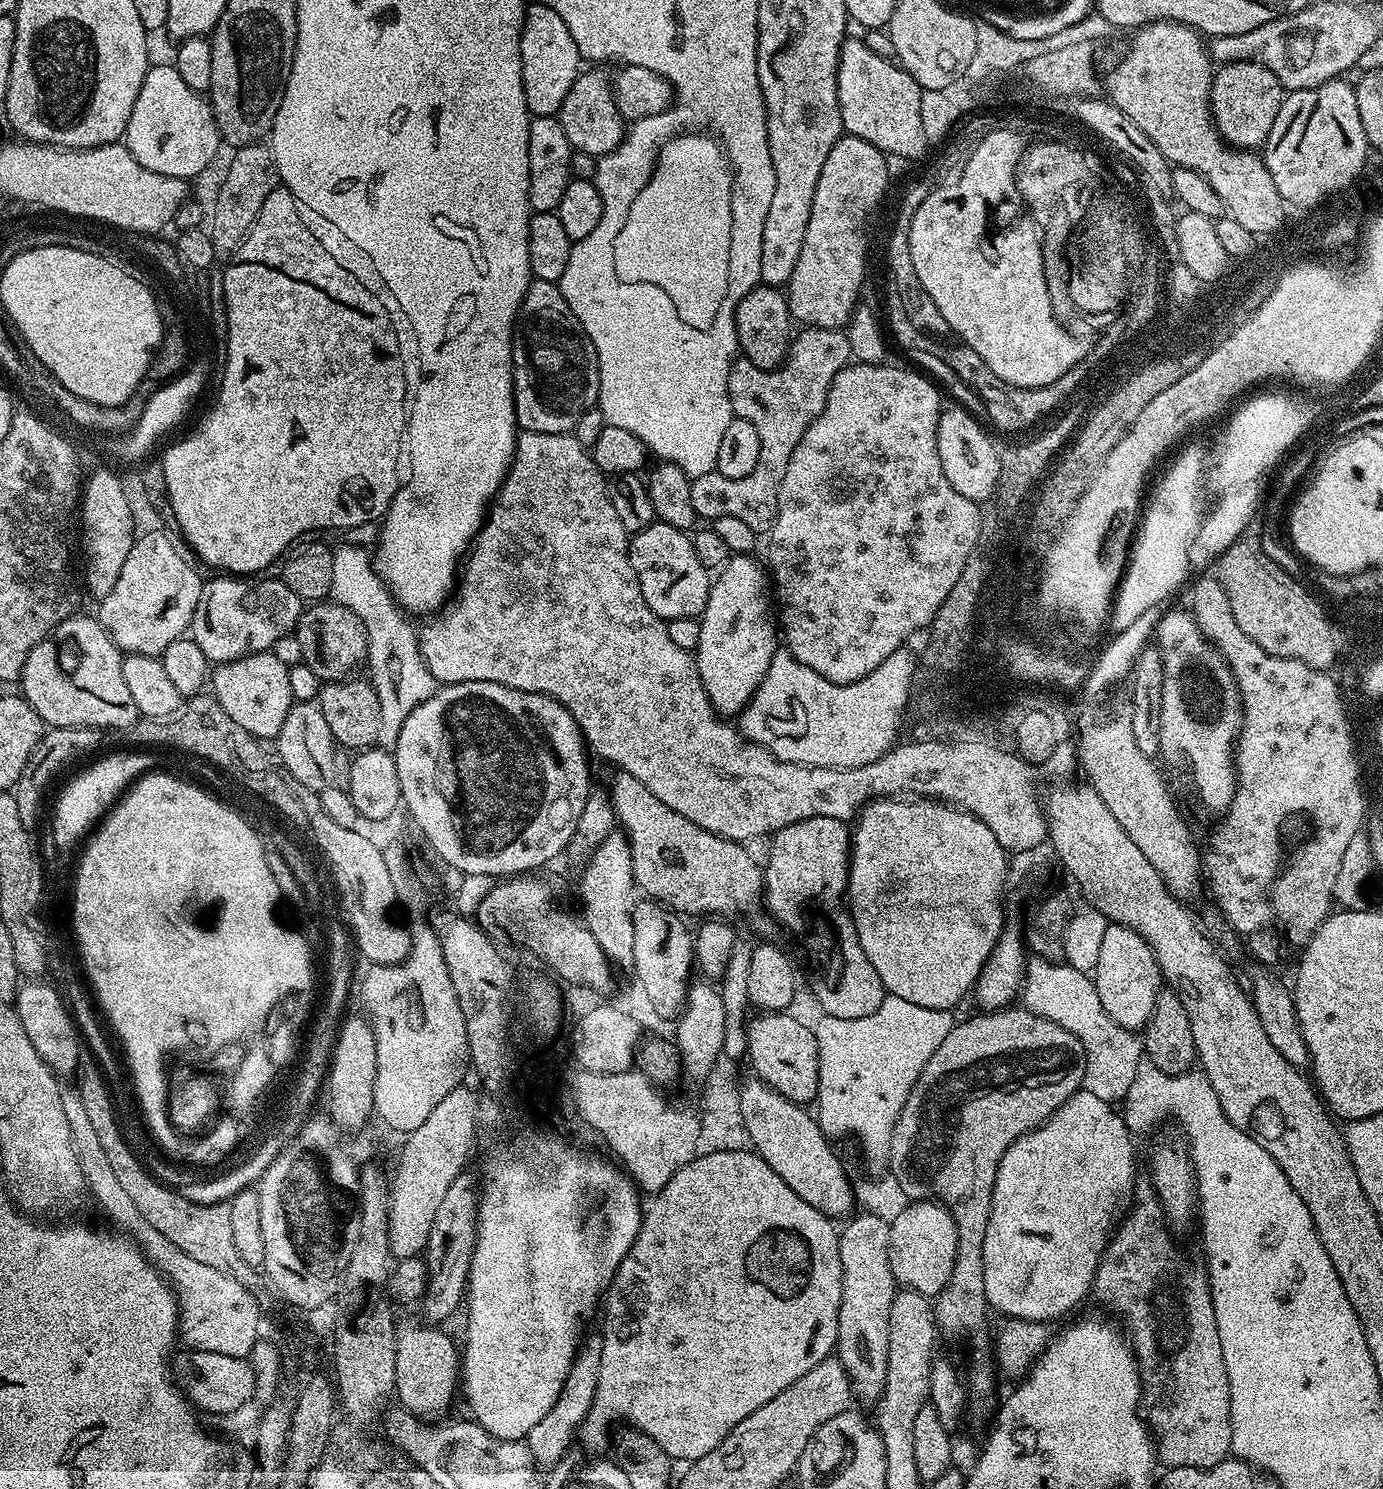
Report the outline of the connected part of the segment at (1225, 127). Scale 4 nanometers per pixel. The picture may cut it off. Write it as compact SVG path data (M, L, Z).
M1238 62L1223 65L1212 77L1212 122L1225 144L1245 150L1263 149L1285 95L1286 90L1278 78L1260 64Z

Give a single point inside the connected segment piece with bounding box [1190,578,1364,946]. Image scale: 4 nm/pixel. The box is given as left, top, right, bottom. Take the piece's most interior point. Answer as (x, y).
(1274, 859)

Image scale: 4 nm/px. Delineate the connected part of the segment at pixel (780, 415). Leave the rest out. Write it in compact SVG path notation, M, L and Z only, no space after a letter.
M810 328L795 333L794 339L779 368L767 369L754 366L751 360L737 358L732 362L728 375L728 393L732 403L732 414L737 420L751 422L754 430L758 430L758 438L762 438L762 454L758 466L746 478L726 478L719 474L709 474L702 482L693 483L690 490L690 502L694 502L694 510L701 521L711 522L718 518L738 518L746 522L757 534L771 533L778 510L778 490L782 490L782 478L786 478L786 466L790 456L798 446L802 434L822 414L826 406L826 398L830 394L830 386L839 372L848 367L852 360L852 351L847 335L838 328Z

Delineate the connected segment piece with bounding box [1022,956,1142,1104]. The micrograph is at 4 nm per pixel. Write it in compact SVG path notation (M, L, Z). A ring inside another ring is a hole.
M1032 956L1024 970L1022 1004L1028 1011L1070 1030L1082 1042L1086 1058L1083 1091L1111 1104L1123 1101L1142 1063L1142 1040L1133 1029L1118 1026L1102 1010L1102 998L1098 998L1096 981L1089 973L1074 970L1066 962Z

